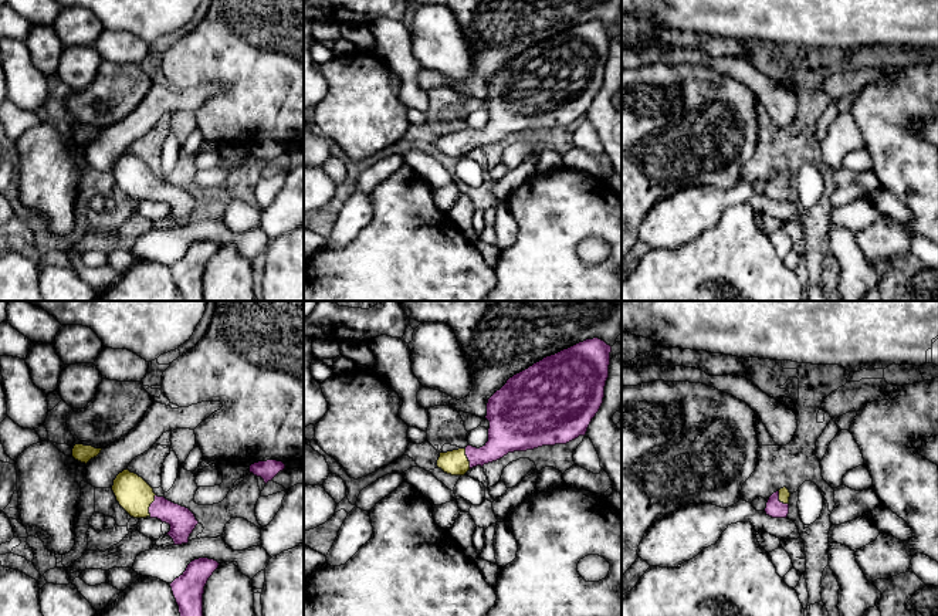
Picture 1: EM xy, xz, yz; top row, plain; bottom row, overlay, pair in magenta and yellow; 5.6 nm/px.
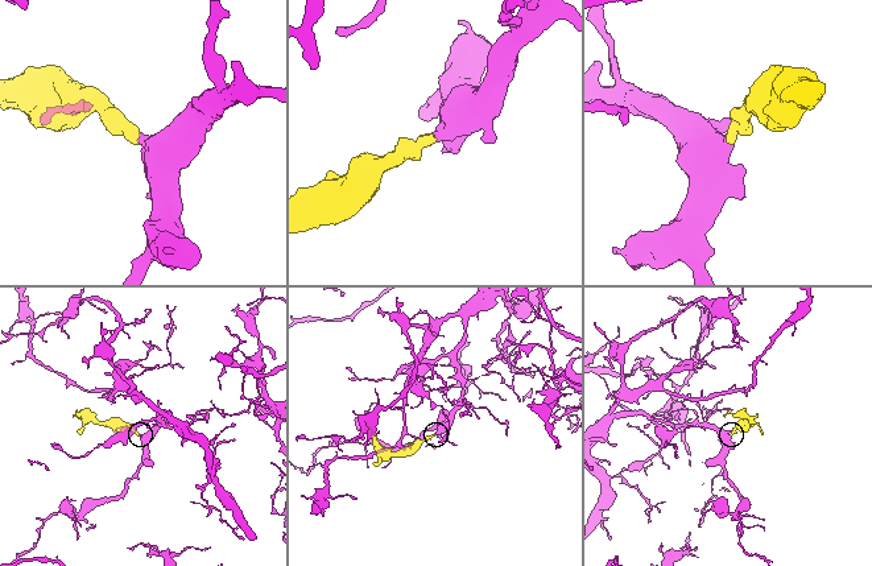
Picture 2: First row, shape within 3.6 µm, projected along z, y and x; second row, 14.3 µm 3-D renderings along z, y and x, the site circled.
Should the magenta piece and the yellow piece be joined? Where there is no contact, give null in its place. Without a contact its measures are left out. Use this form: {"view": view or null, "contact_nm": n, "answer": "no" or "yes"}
{"view": "xy", "contact_nm": 130, "answer": "yes"}

